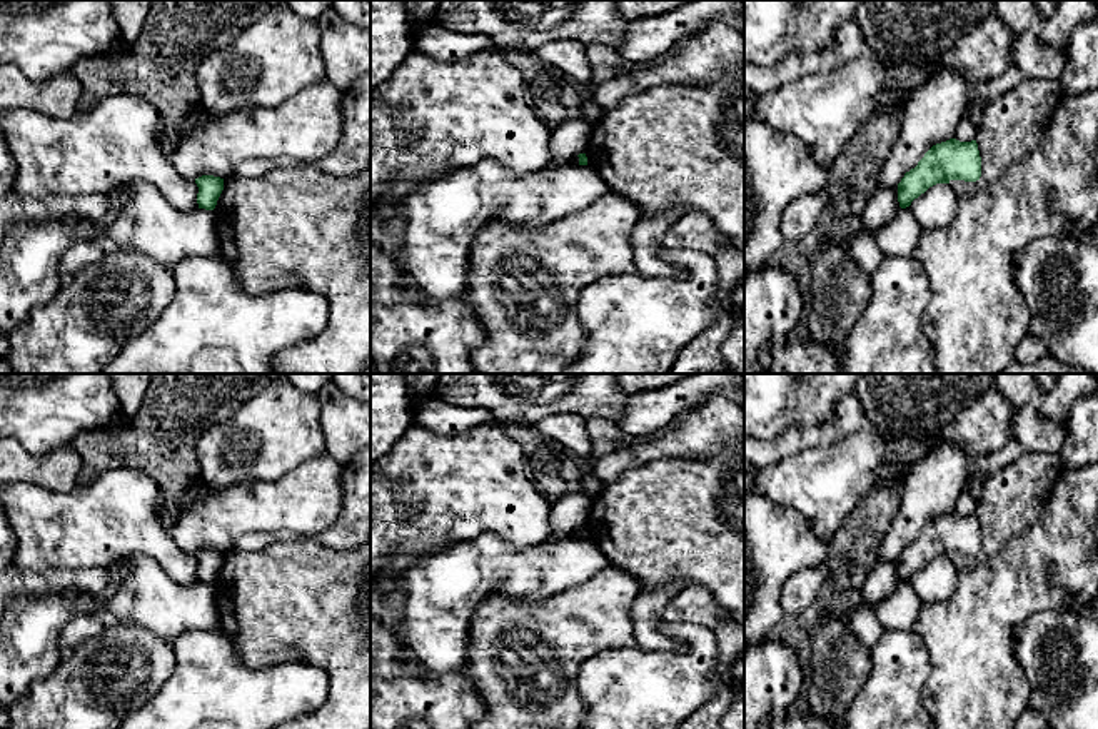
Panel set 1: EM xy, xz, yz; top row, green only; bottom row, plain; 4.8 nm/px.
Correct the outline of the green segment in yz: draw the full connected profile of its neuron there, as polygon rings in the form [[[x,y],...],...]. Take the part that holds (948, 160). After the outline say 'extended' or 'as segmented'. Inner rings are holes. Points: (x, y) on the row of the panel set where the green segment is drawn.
[[[949,138],[933,145],[914,168],[904,173],[898,184],[898,202],[901,209],[936,184],[951,180],[976,182],[981,177],[981,157],[976,140],[959,142]]] | as segmented

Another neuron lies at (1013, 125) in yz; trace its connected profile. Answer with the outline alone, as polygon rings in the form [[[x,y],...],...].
[[[1026,77],[993,100],[976,133],[981,177],[976,182],[949,180],[953,190],[959,197],[980,192],[1003,177],[1011,165],[1041,148],[1050,115],[1061,95],[1058,80]]]

